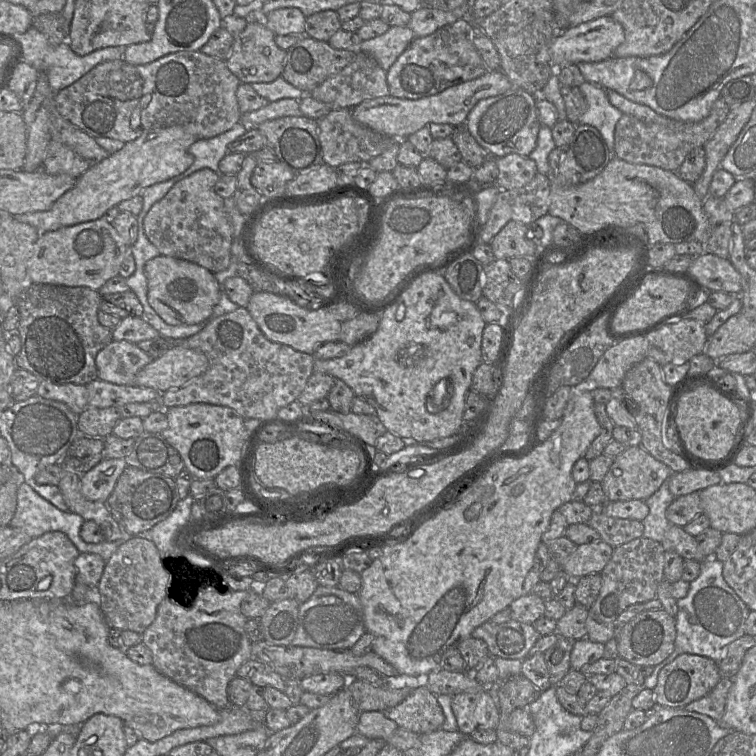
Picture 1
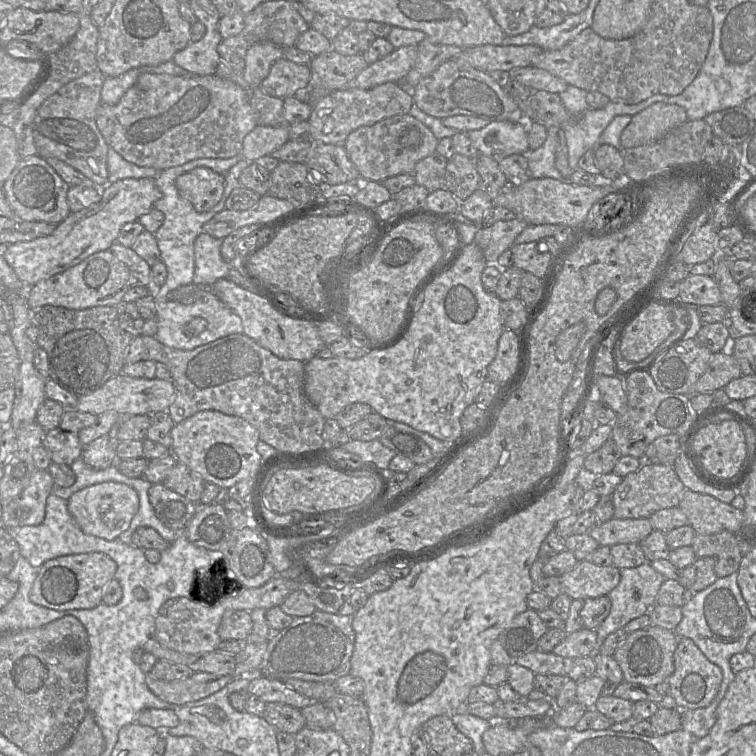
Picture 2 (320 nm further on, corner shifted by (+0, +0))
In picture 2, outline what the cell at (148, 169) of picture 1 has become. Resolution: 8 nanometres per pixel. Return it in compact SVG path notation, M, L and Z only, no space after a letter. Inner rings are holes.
M126 178L102 187L101 200L85 209L71 212L54 231L47 236L31 241L8 245L5 259L16 276L27 287L43 279L71 268L90 255L108 249L121 228L153 208L153 203L162 197L162 192L152 178Z

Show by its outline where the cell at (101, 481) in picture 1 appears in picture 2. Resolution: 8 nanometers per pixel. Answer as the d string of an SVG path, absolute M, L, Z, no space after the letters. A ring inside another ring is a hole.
M102 482L87 486L71 495L68 511L81 530L87 534L116 540L126 531L139 509L139 496L130 486L118 482Z

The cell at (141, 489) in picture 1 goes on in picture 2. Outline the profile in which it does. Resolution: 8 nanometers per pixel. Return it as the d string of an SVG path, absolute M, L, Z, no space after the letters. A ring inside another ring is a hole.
M152 484L148 496L156 517L174 531L185 530L197 511L197 504L163 484Z

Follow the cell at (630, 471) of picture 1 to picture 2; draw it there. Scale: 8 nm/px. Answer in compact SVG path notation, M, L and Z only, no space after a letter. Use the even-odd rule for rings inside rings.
M644 462L635 472L623 477L612 496L614 517L618 519L649 518L653 513L679 505L685 486L676 474L673 465Z

